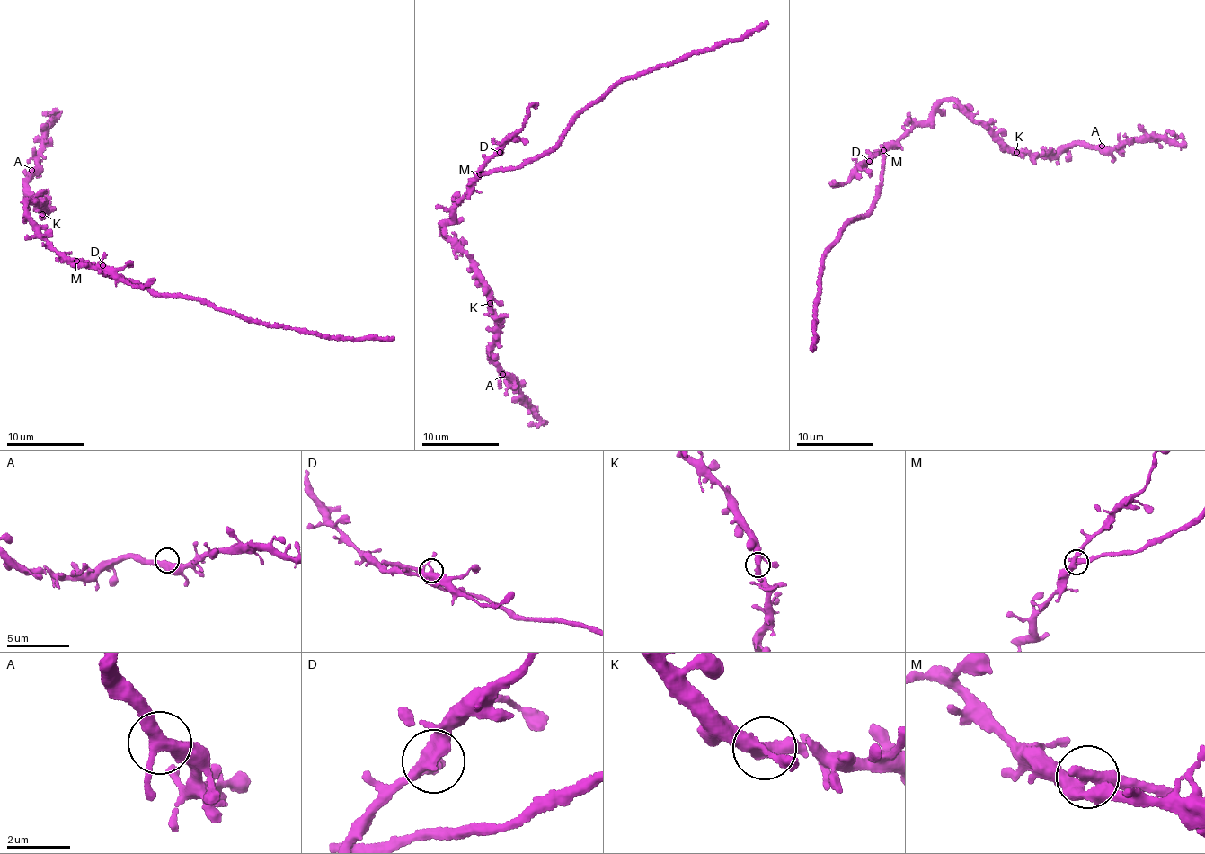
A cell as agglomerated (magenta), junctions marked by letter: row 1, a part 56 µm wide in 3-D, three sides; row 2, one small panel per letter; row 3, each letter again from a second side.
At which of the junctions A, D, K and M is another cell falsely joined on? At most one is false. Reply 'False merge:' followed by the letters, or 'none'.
False merge: M

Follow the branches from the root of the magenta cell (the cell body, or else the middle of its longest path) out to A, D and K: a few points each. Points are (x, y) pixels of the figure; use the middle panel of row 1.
A: (471, 183), (456, 207), (456, 220), (441, 228), (484, 285), (497, 321), (491, 363), (502, 374)
D: (471, 183), (471, 180), (500, 152)
K: (471, 183), (471, 191), (456, 207), (456, 220), (441, 228), (443, 234), (474, 263), (490, 303)

